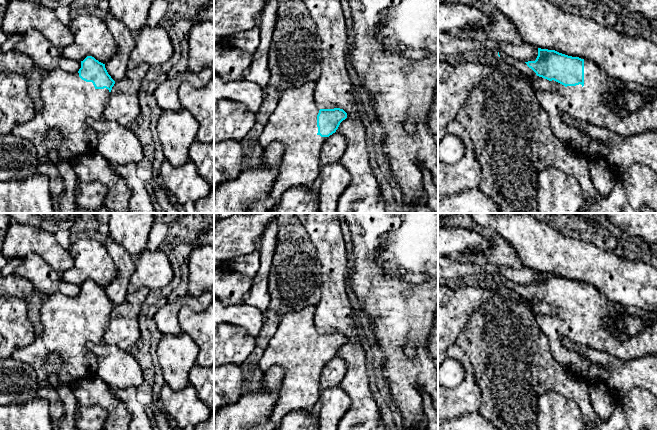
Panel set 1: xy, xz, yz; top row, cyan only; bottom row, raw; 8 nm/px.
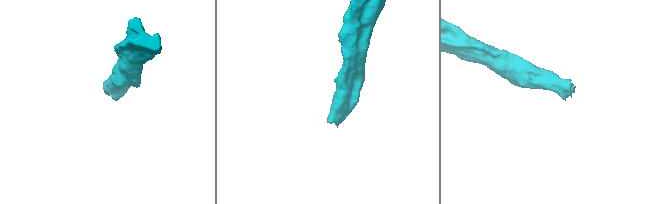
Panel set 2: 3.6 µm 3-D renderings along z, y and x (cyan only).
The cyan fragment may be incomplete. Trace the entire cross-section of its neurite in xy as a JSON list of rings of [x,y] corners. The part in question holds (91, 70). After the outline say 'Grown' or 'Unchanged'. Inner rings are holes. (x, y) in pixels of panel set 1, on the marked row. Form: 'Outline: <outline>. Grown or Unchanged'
Outline: [[[92,56],[81,61],[78,72],[68,73],[61,69],[47,72],[40,85],[43,106],[37,109],[30,121],[15,126],[11,134],[29,140],[37,149],[40,163],[49,162],[52,150],[57,152],[60,160],[67,162],[71,162],[74,156],[93,154],[97,151],[98,140],[96,131],[88,121],[103,118],[104,107],[114,84],[105,64]],[[51,129],[57,129],[62,134],[62,139],[50,140],[47,133]]]. Grown

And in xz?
Outline: [[[309,82],[286,90],[259,137],[262,151],[272,142],[281,142],[285,146],[278,166],[277,178],[267,199],[268,209],[273,208],[279,202],[286,190],[297,186],[310,189],[315,185],[321,168],[320,153],[323,143],[347,118],[347,113],[343,109],[320,109],[314,97],[315,88],[316,83]]]. Grown

